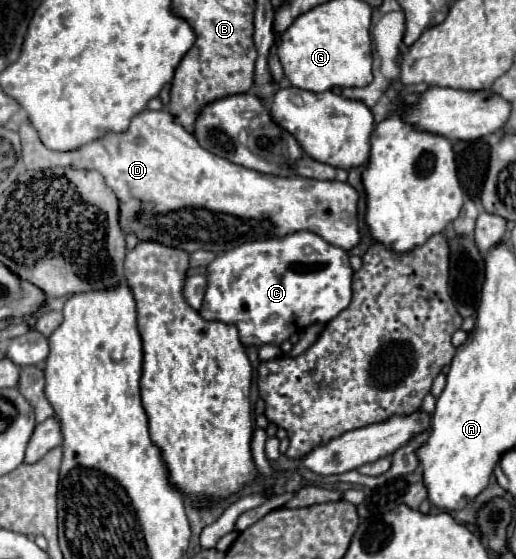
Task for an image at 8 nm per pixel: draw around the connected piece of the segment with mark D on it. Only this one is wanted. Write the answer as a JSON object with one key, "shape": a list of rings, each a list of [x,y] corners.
{"shape":[[[149,111],[135,115],[129,129],[125,133],[109,133],[95,143],[83,145],[79,151],[59,153],[47,151],[35,129],[29,121],[23,121],[19,127],[21,145],[23,145],[23,163],[31,171],[45,171],[53,167],[73,167],[99,171],[107,183],[107,187],[117,195],[119,201],[119,225],[121,231],[133,233],[137,241],[157,241],[167,247],[183,249],[187,253],[195,253],[199,249],[223,253],[231,247],[239,247],[239,243],[271,239],[279,235],[289,235],[295,231],[311,231],[321,235],[327,243],[349,251],[359,243],[357,229],[357,191],[341,181],[317,181],[305,179],[299,175],[267,175],[243,165],[235,165],[223,157],[217,157],[203,149],[195,137],[185,131],[169,111]]]}

